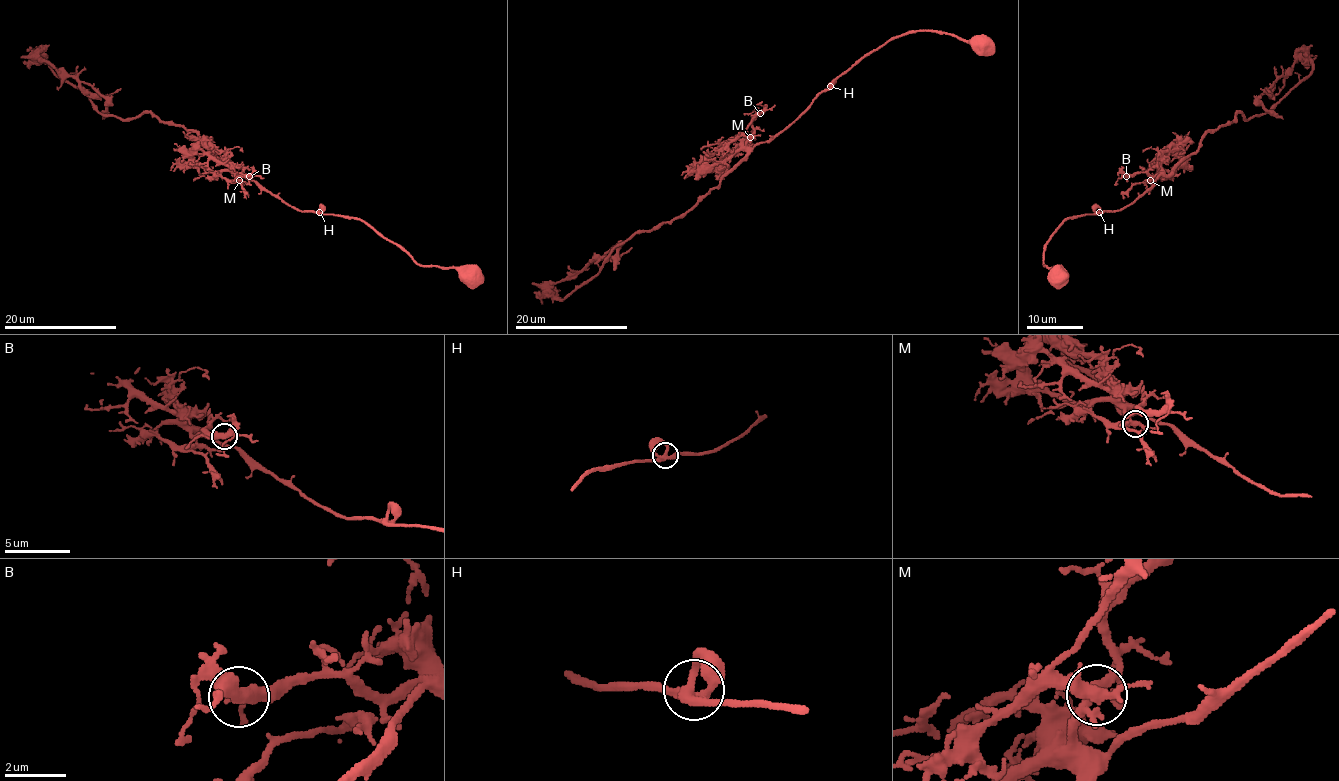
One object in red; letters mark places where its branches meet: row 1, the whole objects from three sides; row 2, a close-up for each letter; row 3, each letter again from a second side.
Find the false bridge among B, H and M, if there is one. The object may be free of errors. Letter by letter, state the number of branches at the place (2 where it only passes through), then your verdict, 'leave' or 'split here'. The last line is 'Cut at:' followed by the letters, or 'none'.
B: 3 | leave
H: 3 | leave
M: 3 | leave
Cut at: none

